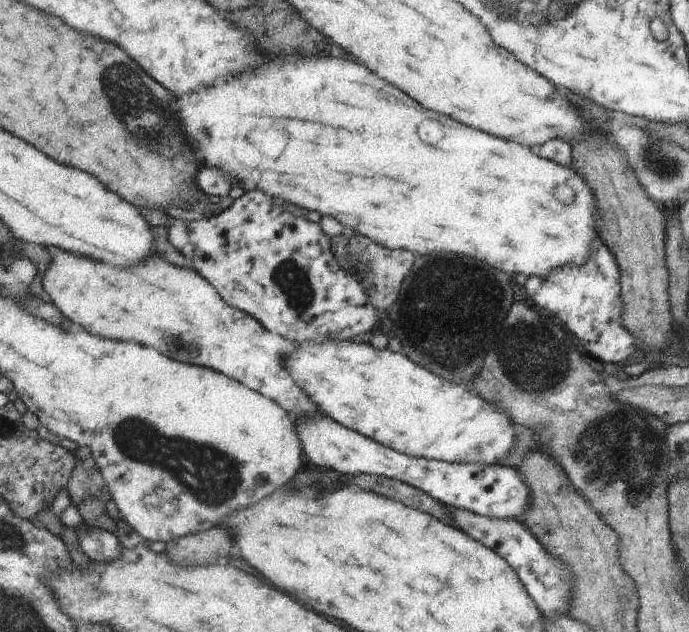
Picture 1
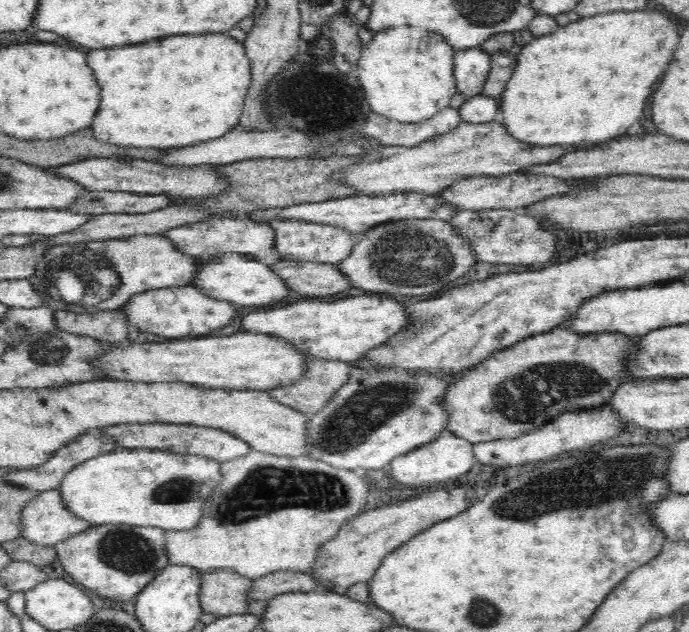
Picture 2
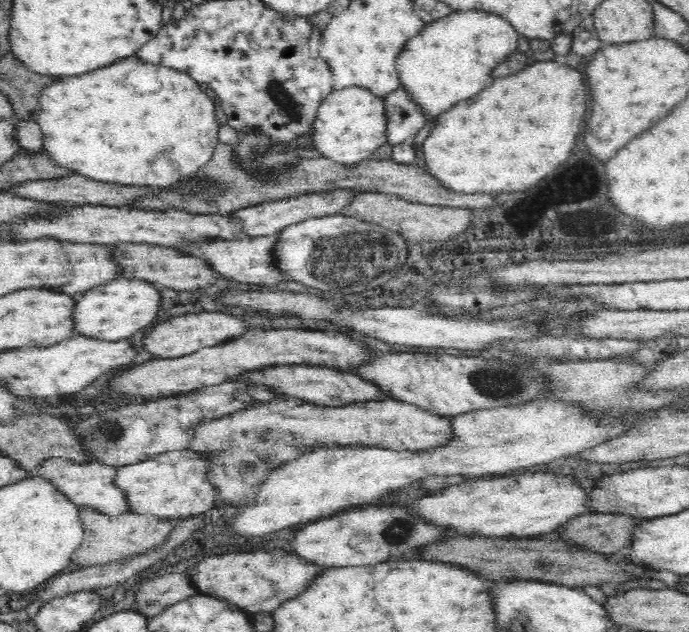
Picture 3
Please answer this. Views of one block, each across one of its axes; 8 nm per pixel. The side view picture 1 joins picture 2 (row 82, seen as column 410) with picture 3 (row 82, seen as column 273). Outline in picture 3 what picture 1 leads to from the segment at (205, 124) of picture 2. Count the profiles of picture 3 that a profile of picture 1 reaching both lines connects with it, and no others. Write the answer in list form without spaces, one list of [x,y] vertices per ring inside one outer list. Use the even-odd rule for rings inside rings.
[[[136,56],[124,58],[112,66],[104,66],[92,74],[70,78],[68,82],[48,86],[42,92],[38,102],[40,118],[38,124],[42,126],[44,134],[44,148],[58,166],[70,168],[74,174],[84,174],[94,182],[106,184],[126,184],[126,186],[160,186],[168,188],[180,180],[186,180],[200,168],[204,168],[212,152],[218,144],[218,120],[214,110],[214,100],[206,96],[206,88],[192,80],[188,74],[180,70],[168,70],[166,66],[150,66]],[[162,154],[170,164],[168,170],[150,170],[152,160]]]

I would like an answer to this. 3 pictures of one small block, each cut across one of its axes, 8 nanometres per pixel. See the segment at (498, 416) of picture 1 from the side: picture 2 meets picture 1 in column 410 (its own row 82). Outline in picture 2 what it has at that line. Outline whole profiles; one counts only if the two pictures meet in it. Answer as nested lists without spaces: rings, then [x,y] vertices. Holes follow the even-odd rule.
[[[396,28],[396,30],[386,30],[384,34],[376,34],[372,42],[362,50],[362,56],[354,68],[356,78],[360,80],[360,90],[364,100],[368,102],[366,106],[372,108],[374,114],[380,114],[392,122],[402,122],[402,124],[418,124],[426,122],[432,116],[440,114],[440,110],[450,108],[450,100],[456,94],[456,80],[452,74],[452,64],[454,64],[454,50],[442,42],[442,38],[434,34],[420,32],[416,28]]]

